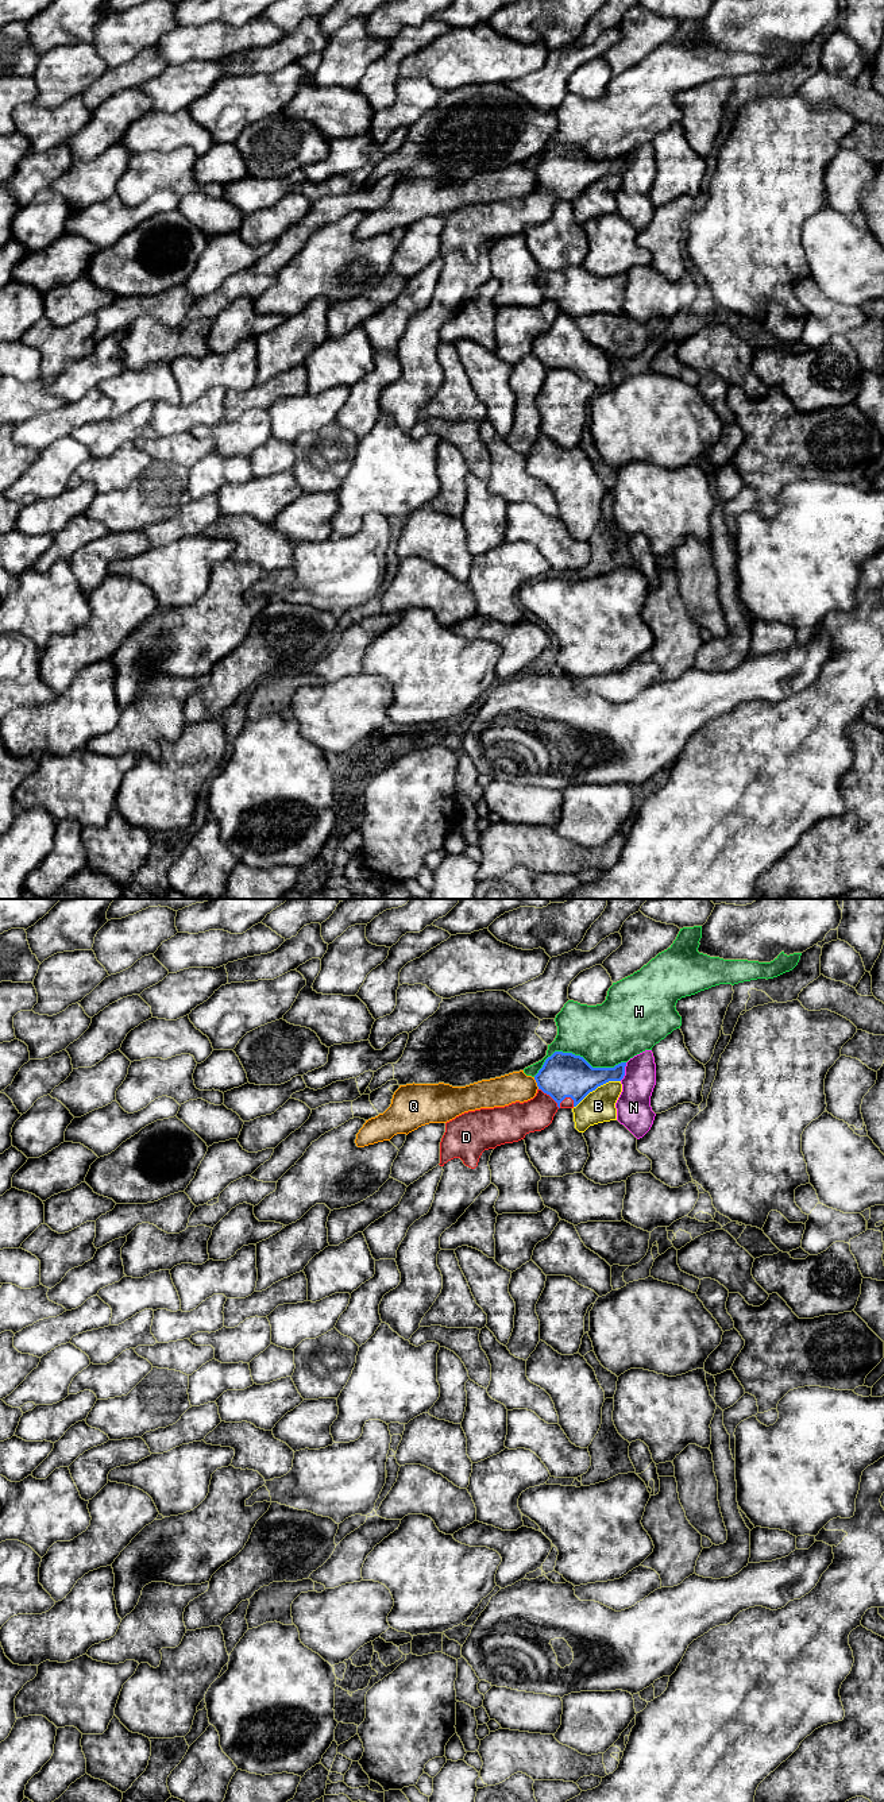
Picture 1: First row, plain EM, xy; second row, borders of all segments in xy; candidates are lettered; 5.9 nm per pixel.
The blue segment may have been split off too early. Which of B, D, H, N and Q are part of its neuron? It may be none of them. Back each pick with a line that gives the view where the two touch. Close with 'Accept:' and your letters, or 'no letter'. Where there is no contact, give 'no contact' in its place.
D: xy
Accept: D

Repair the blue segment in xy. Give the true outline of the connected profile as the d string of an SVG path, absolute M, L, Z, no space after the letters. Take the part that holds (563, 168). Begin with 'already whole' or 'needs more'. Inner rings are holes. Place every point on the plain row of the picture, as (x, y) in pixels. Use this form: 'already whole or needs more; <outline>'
needs more; M555 144L534 169L538 182L533 192L468 204L447 215L439 258L460 251L466 259L475 262L485 243L544 223L559 201L574 201L598 180L621 174L625 159L626 155L614 161L592 161L580 148Z

